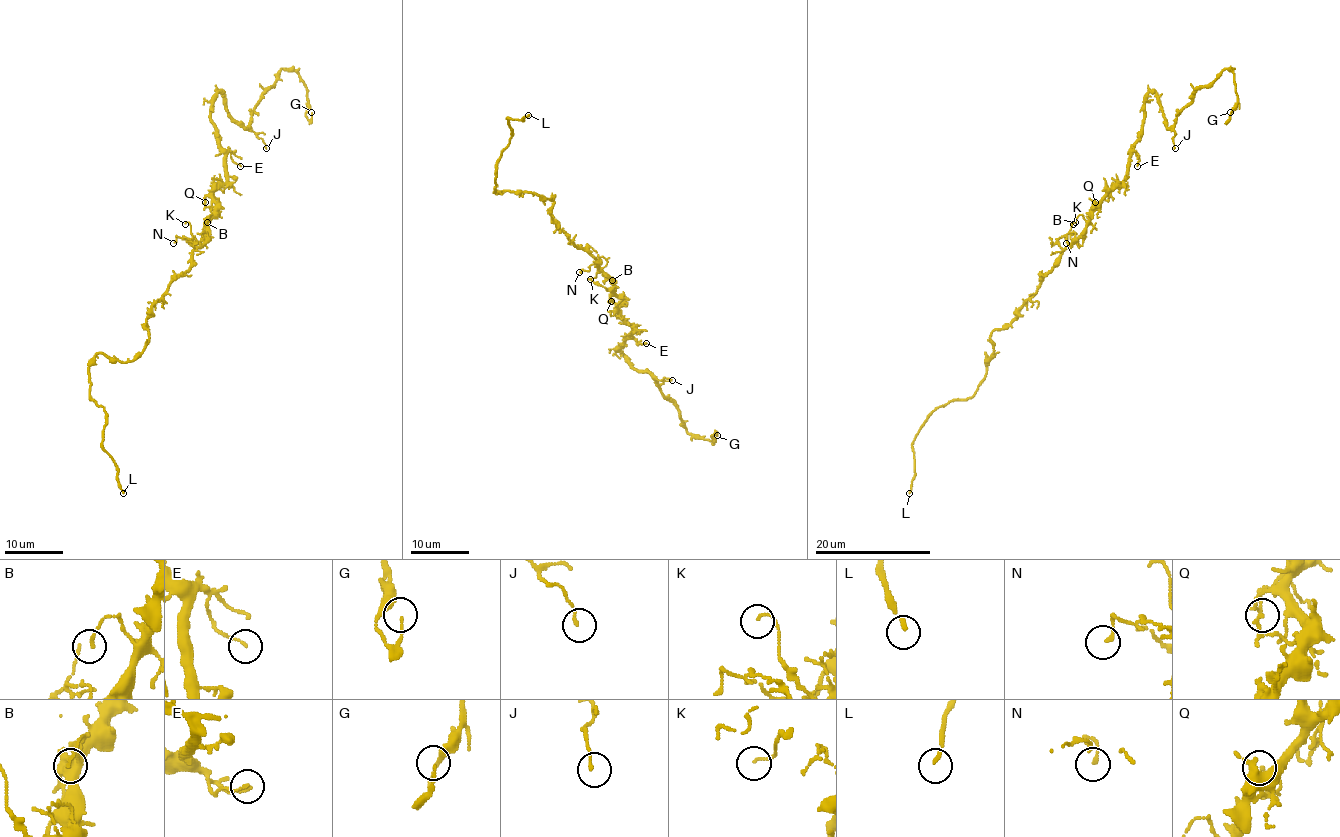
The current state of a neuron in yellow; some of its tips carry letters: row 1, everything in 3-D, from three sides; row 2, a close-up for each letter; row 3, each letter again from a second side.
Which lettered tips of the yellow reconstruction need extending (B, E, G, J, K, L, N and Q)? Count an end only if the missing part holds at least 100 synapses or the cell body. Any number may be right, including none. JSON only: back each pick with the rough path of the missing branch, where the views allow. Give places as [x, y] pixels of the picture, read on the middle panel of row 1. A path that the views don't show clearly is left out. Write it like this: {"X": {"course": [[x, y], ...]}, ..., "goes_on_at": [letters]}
{"goes_on_at": ["L"]}

